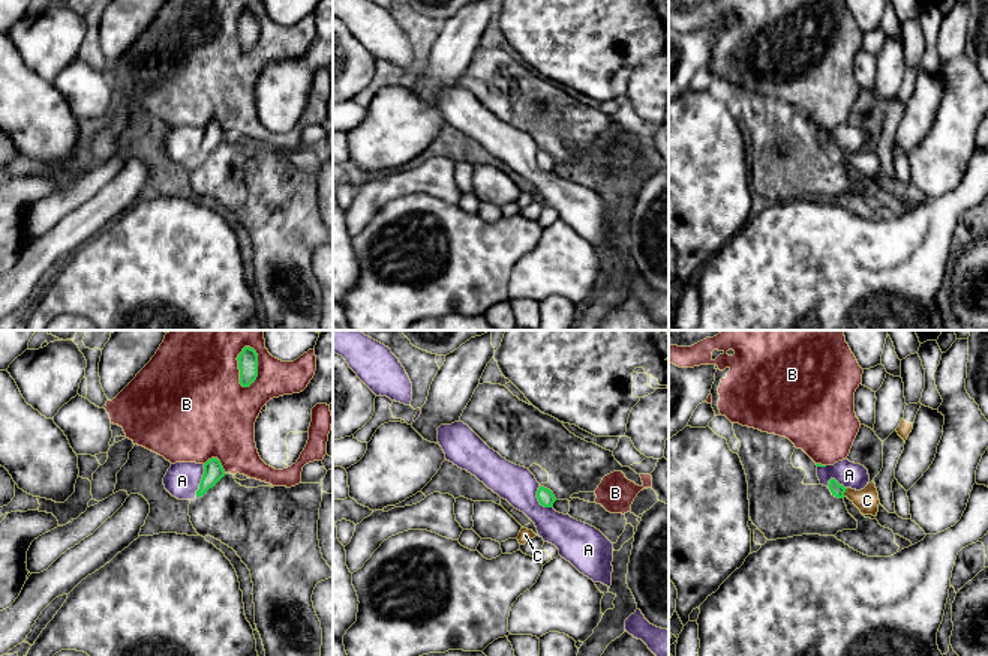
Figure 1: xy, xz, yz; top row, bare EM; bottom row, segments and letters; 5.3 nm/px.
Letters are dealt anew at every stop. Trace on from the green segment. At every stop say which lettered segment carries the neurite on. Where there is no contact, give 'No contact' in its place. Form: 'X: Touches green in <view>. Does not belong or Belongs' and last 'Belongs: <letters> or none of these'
A: Touches green in xy. Does not belong
B: Touches green in xy. Does not belong
C: Touches green in yz. Belongs
Belongs: C

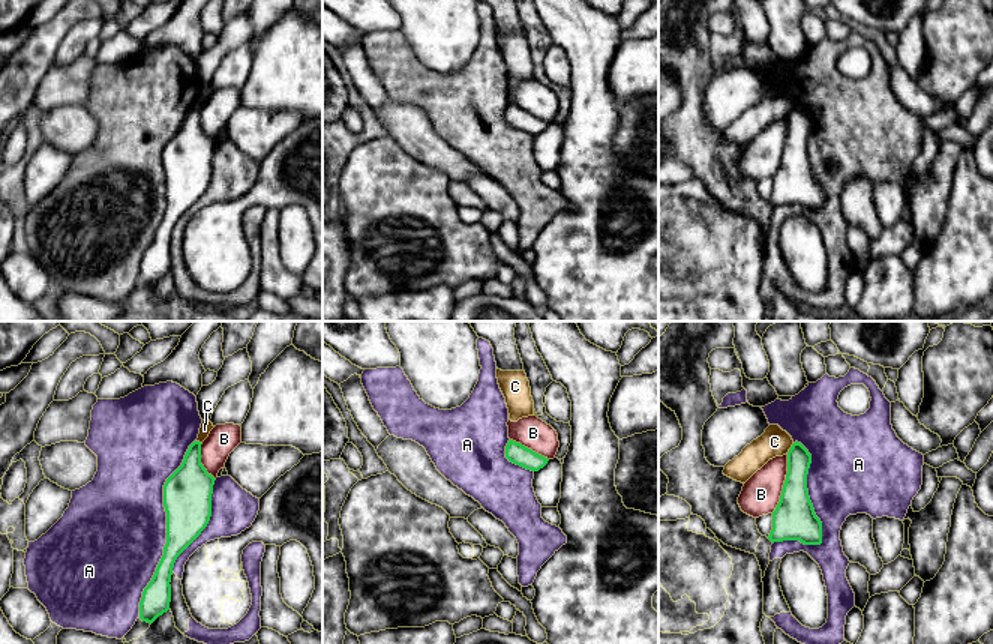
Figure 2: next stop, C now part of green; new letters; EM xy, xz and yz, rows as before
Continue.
A: Touches green in xy. Does not belong
B: Touches green in yz. Does not belong
C: Touches green in yz. Does not belong
Belongs: none of these

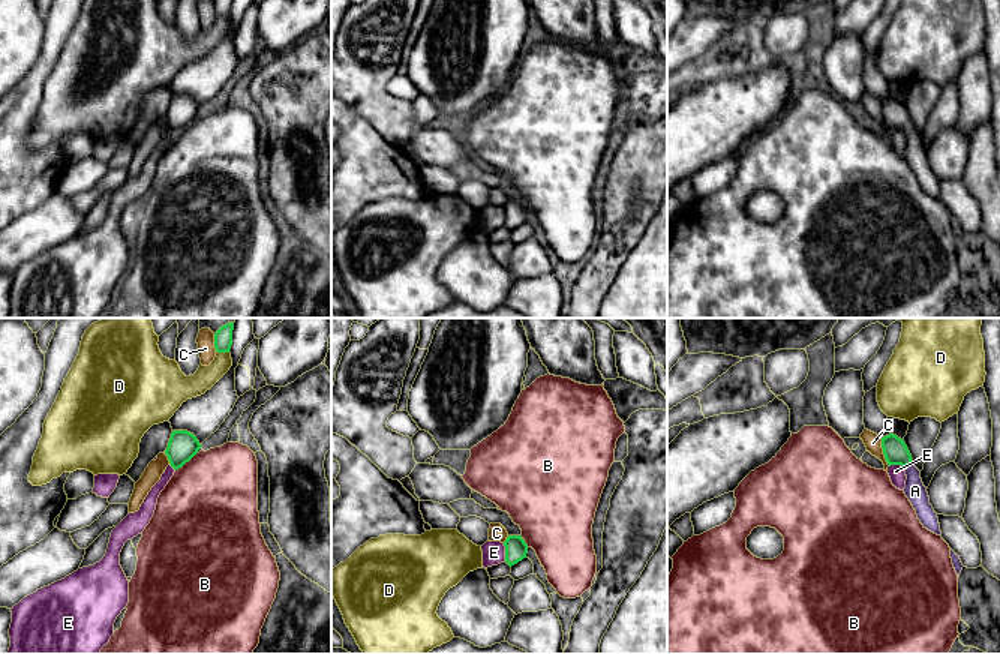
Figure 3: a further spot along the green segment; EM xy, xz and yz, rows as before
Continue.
A: Touches green in yz. Belongs
B: Touches green in xy. Does not belong
C: Touches green in yz. Does not belong
D: Touches green in xy. Does not belong
E: Touches green in xz. Does not belong
Belongs: A

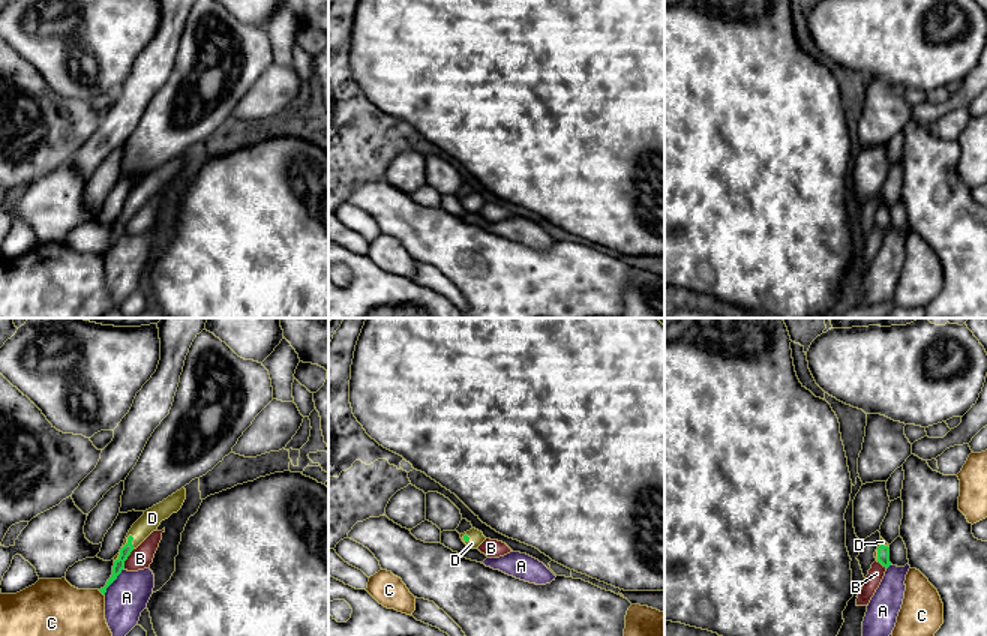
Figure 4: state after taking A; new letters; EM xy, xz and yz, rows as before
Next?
A: Touches green in xy. Does not belong
B: Touches green in xy. Does not belong
C: Touches green in xy. Does not belong
D: Touches green in xy. Belongs
Belongs: D

